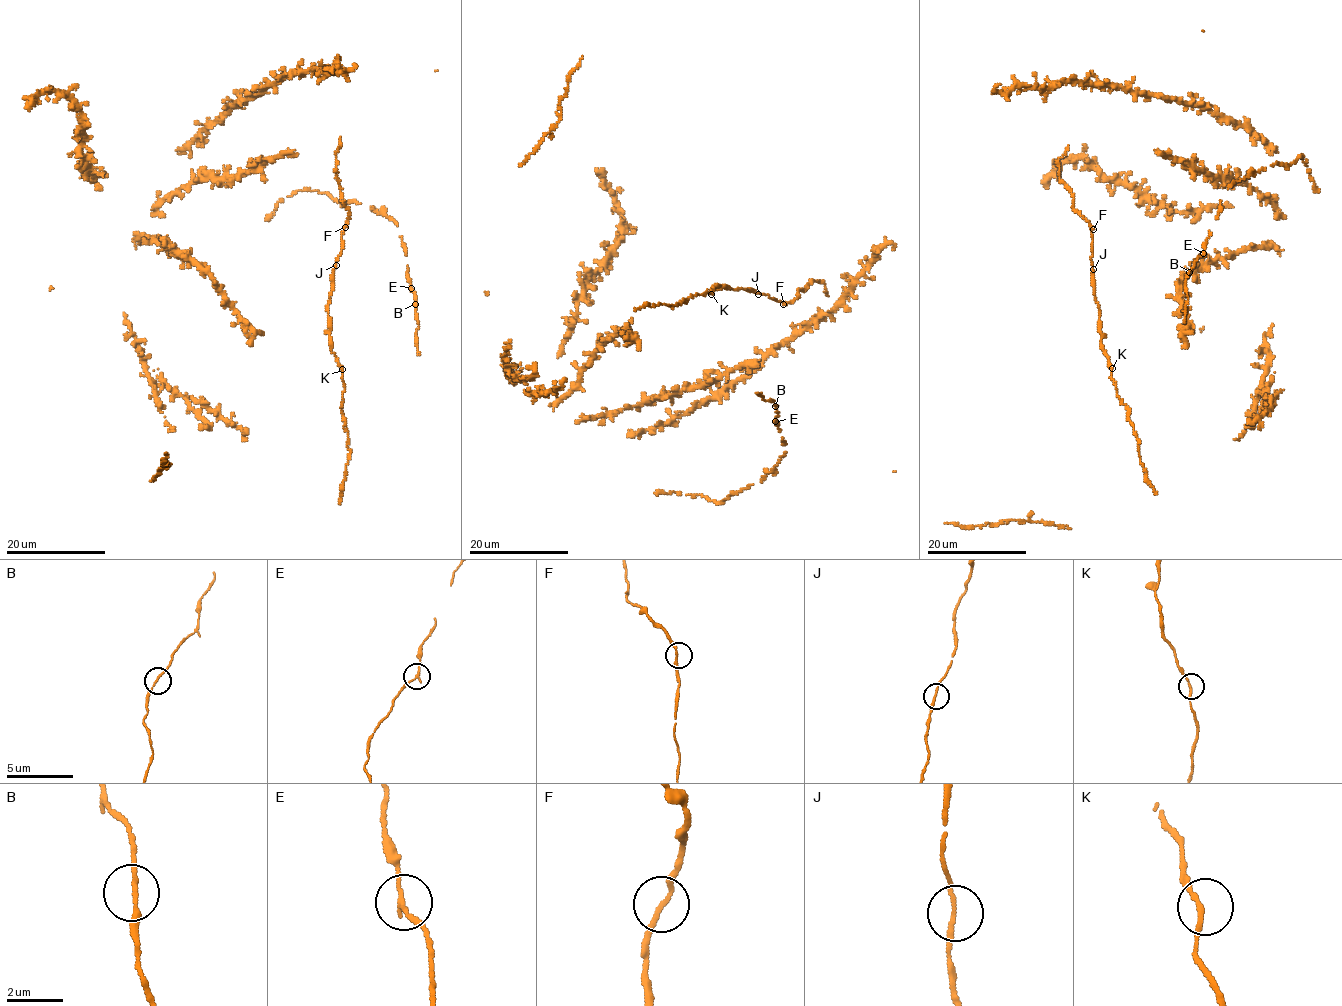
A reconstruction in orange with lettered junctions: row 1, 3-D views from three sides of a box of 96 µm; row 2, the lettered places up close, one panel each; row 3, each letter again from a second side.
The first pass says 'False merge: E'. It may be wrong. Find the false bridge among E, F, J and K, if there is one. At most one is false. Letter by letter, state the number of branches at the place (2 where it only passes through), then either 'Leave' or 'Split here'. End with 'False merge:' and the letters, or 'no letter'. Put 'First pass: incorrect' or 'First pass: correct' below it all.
E: Branches: 2. Split here
F: Branches: 2. Leave
J: Branches: 2. Leave
K: Branches: 2. Leave
False merge: E
First pass: correct

